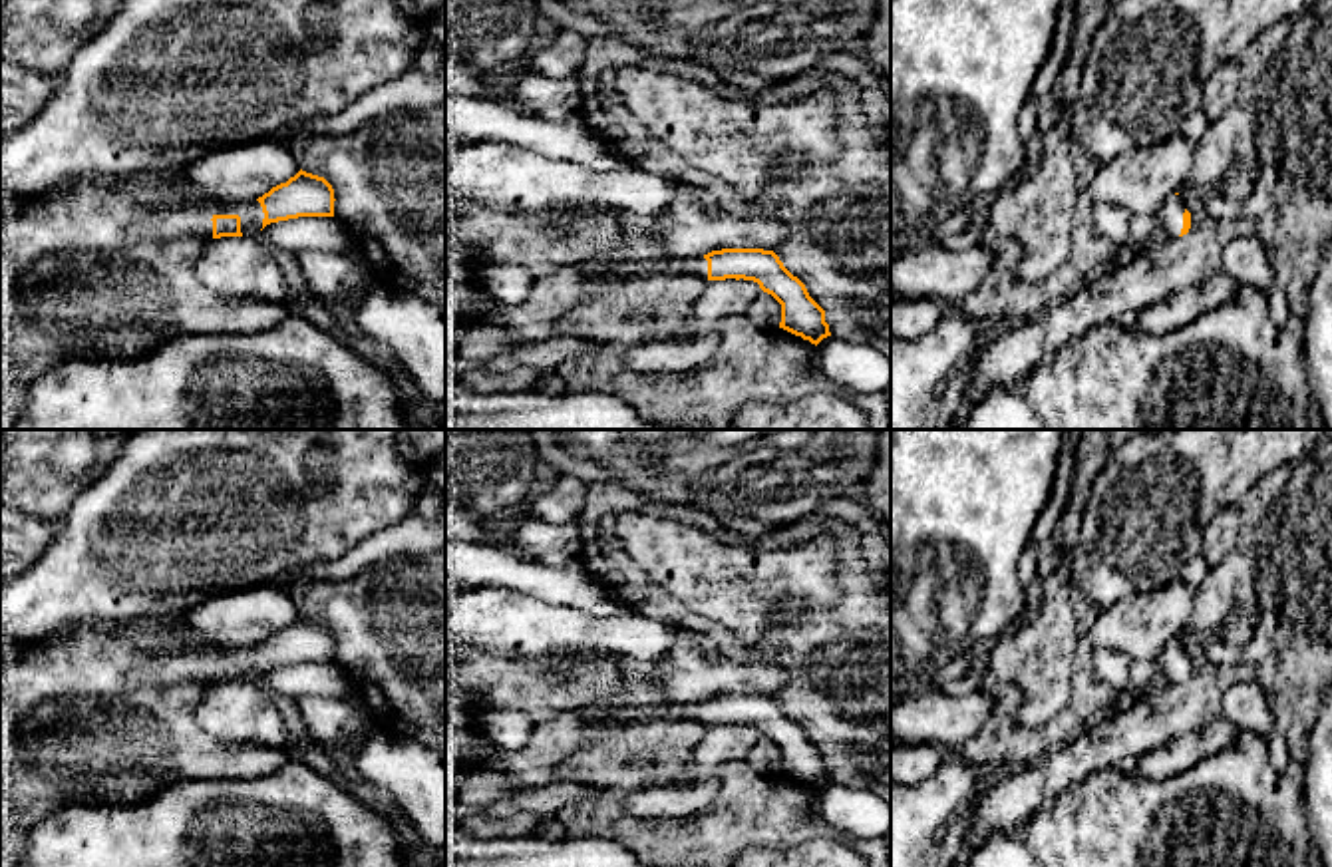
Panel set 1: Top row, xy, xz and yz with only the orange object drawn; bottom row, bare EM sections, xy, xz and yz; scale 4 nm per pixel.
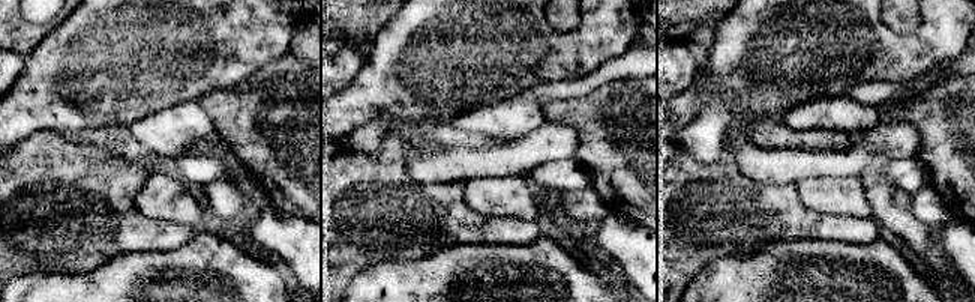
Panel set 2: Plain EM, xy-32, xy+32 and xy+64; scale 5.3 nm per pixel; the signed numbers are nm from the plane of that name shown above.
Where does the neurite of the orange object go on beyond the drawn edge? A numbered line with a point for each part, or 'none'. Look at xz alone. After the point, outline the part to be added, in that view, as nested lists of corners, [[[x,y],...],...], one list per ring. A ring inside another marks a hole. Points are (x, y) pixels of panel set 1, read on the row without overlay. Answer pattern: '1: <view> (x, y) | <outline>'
1: xz (553, 740) | [[[650,704],[608,710],[567,710],[537,722],[523,750],[509,752],[497,746],[481,750],[477,766],[503,776],[517,776],[523,785],[549,785],[557,780],[557,766],[583,746],[594,742],[598,726],[622,726],[650,720],[694,720],[708,726],[708,706]]]

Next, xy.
1: xy (166, 669) | [[[209,646],[201,652],[155,652],[155,656],[143,666],[129,670],[127,678],[131,684],[155,684],[167,686],[173,682],[197,680],[203,684],[213,684],[213,662],[215,660],[239,660],[241,678],[258,682],[262,674],[262,652],[254,646],[227,648],[227,646]]]

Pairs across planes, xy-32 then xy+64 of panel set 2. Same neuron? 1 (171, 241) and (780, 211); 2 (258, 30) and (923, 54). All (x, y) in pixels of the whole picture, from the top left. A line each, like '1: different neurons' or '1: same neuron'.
1: same neuron
2: same neuron

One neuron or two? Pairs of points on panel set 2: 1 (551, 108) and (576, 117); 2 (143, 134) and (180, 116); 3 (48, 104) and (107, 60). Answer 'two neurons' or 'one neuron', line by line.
1: one neuron
2: one neuron
3: one neuron

